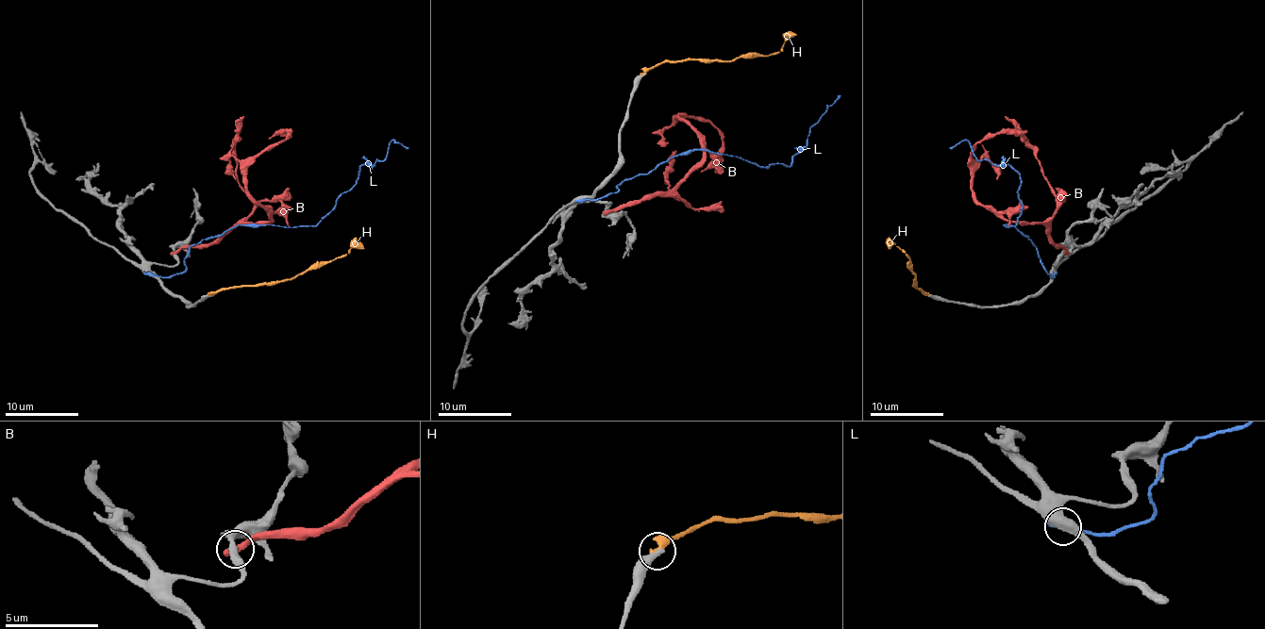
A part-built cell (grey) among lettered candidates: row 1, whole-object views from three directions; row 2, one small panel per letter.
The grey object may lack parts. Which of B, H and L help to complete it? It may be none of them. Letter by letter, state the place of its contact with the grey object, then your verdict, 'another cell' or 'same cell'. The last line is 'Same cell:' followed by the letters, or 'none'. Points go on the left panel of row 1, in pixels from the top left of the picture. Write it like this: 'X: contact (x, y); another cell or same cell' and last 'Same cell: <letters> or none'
B: contact (174, 252); another cell
H: contact (210, 294); another cell
L: contact (150, 274); another cell
Same cell: none

